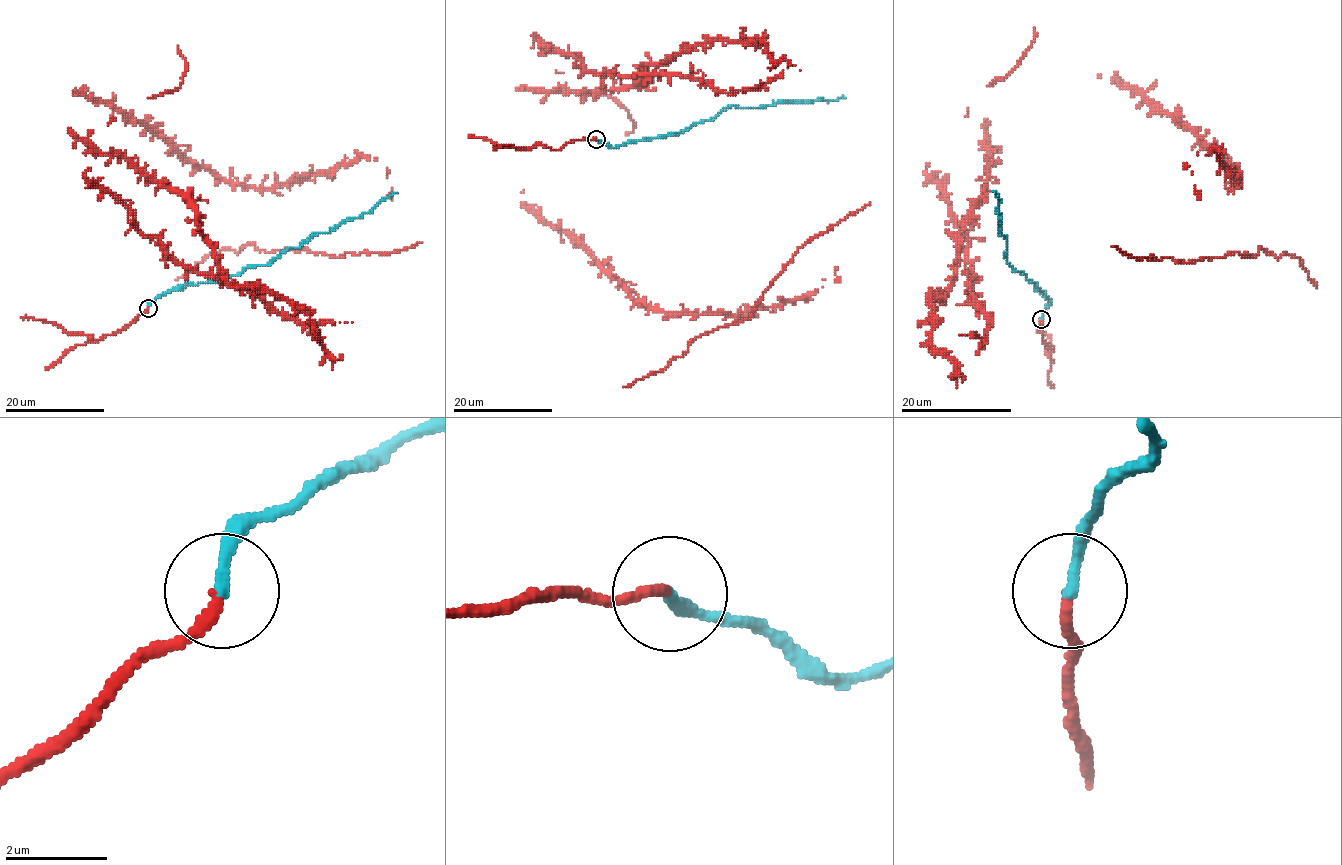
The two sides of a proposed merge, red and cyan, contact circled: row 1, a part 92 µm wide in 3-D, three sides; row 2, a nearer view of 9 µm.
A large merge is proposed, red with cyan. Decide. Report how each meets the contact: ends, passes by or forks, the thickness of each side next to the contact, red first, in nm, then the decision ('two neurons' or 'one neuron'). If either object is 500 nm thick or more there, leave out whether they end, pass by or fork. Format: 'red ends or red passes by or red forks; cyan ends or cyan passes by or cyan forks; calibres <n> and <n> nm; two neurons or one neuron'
red ends; cyan ends; calibres 220 and 240 nm; one neuron

